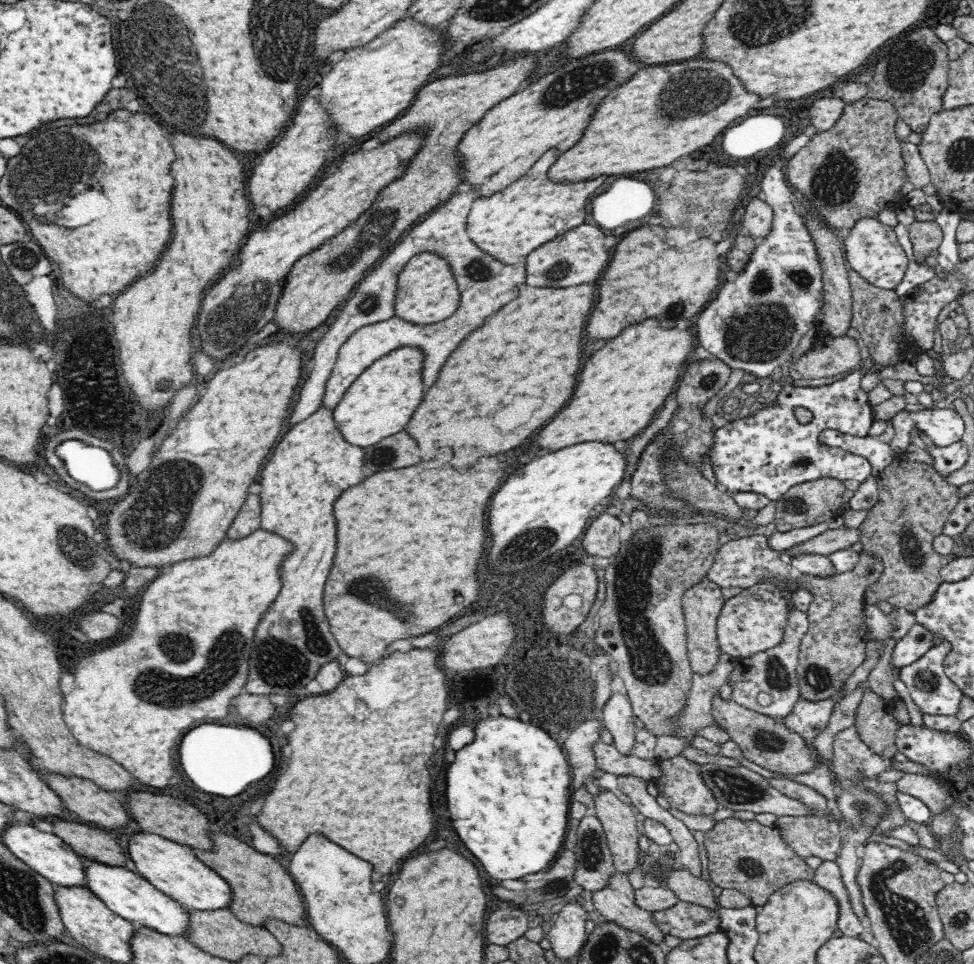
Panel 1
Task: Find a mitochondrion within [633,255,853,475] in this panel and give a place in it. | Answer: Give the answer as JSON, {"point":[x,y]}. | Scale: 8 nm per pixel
{"point":[759,332]}

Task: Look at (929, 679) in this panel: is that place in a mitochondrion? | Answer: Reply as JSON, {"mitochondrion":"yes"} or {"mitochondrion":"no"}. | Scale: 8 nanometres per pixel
{"mitochondrion":"yes"}

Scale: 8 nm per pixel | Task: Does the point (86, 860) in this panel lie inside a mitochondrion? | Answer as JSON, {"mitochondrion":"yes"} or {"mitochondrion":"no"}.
{"mitochondrion":"no"}

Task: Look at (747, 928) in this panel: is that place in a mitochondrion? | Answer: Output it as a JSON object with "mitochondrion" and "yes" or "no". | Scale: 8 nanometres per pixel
{"mitochondrion":"no"}

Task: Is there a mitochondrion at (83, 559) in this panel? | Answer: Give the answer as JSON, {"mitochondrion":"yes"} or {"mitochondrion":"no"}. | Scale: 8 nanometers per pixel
{"mitochondrion":"yes"}

